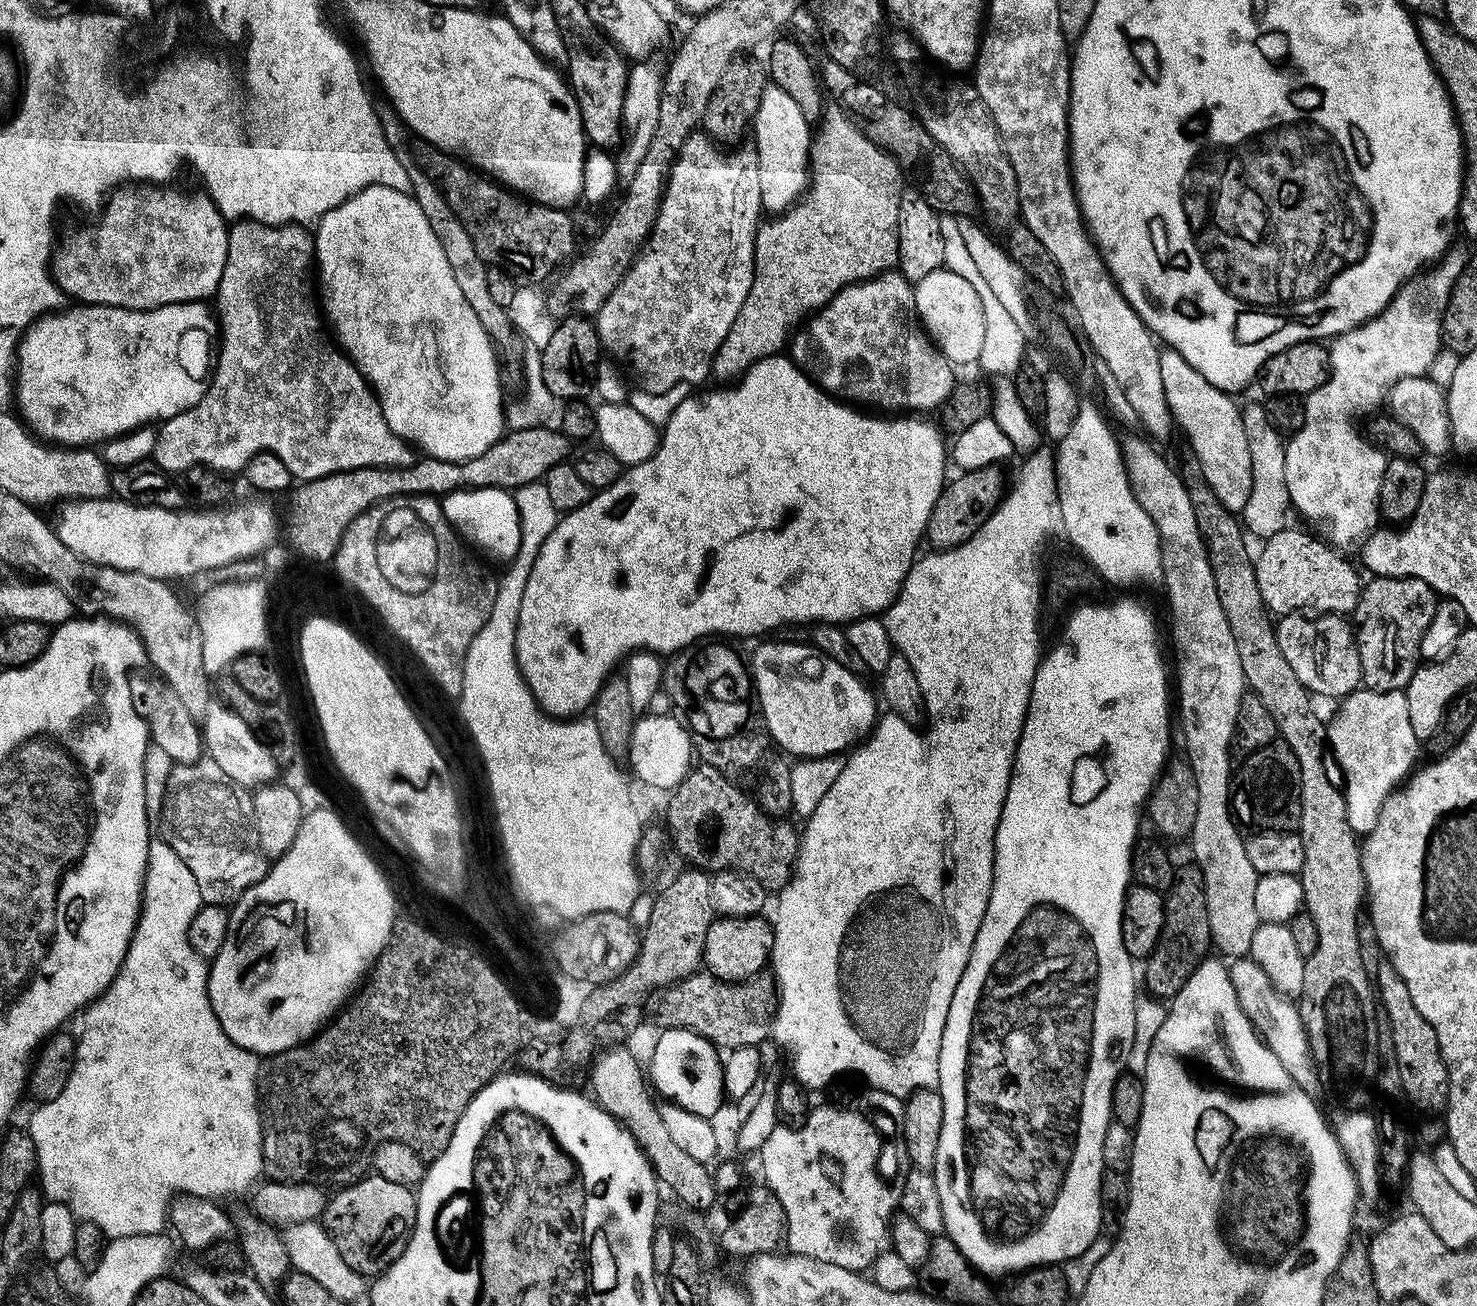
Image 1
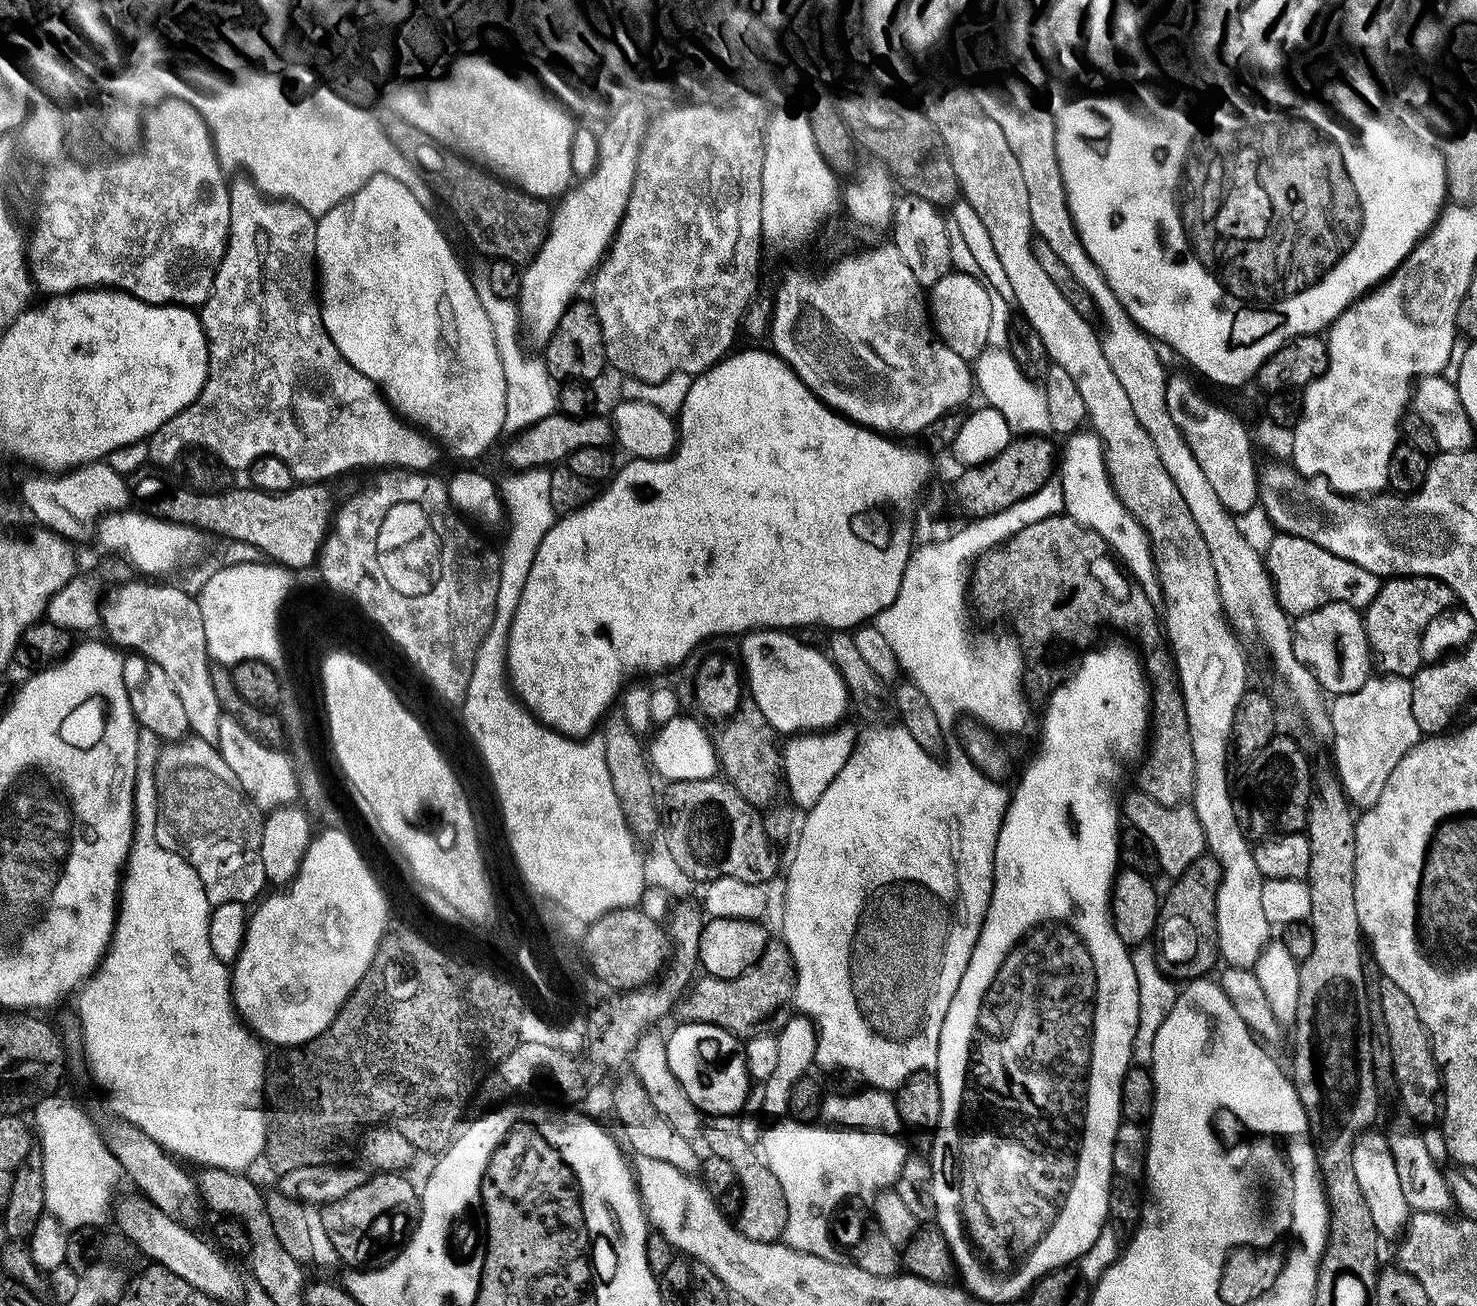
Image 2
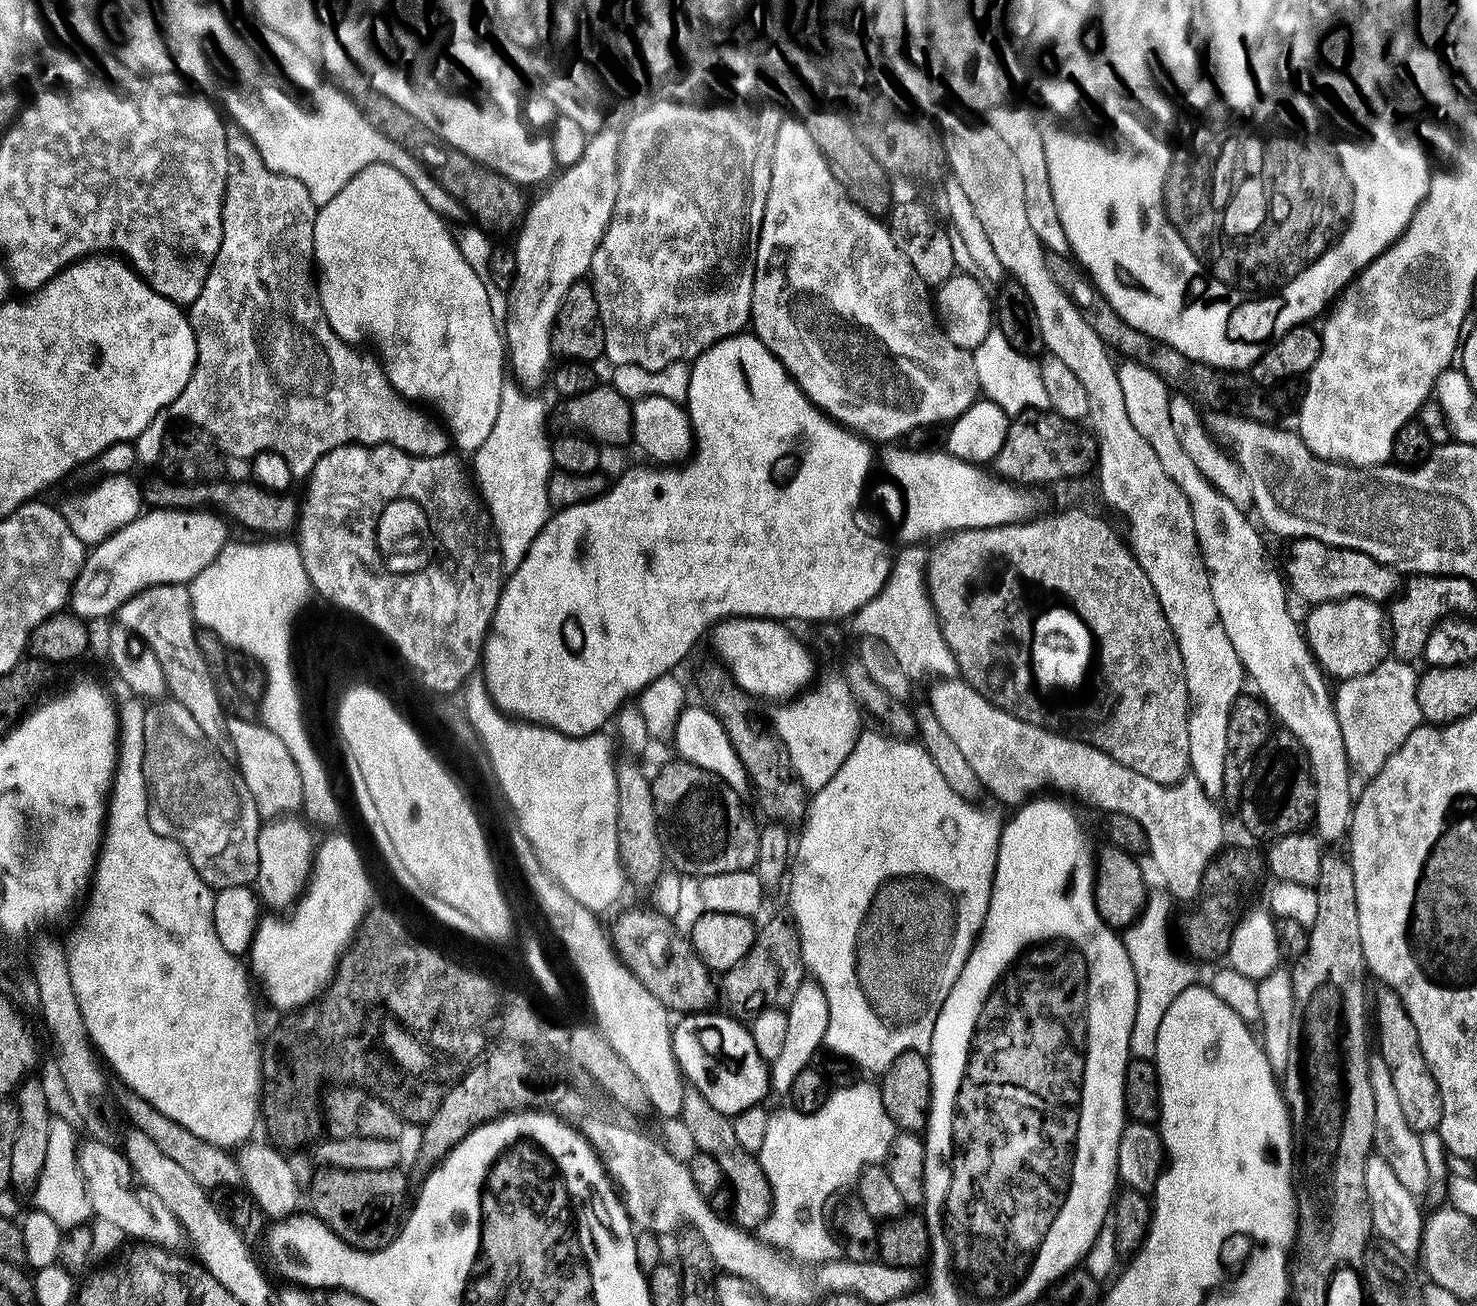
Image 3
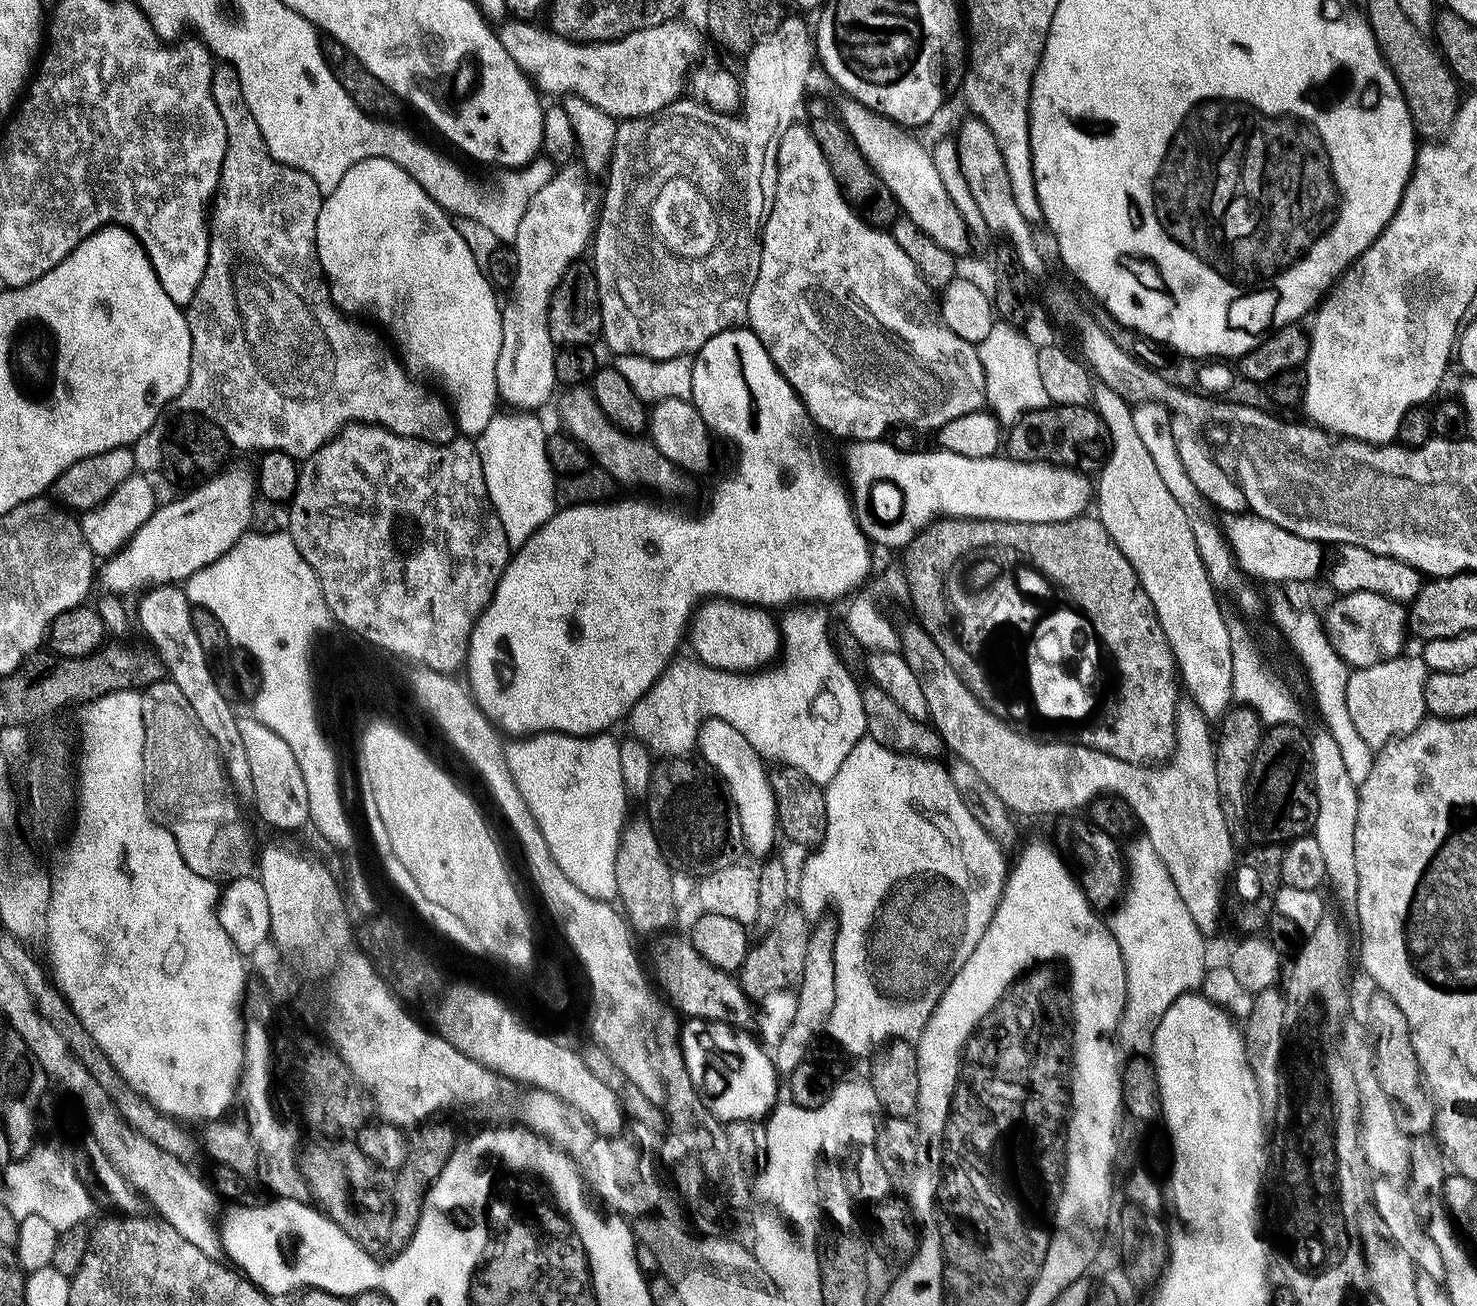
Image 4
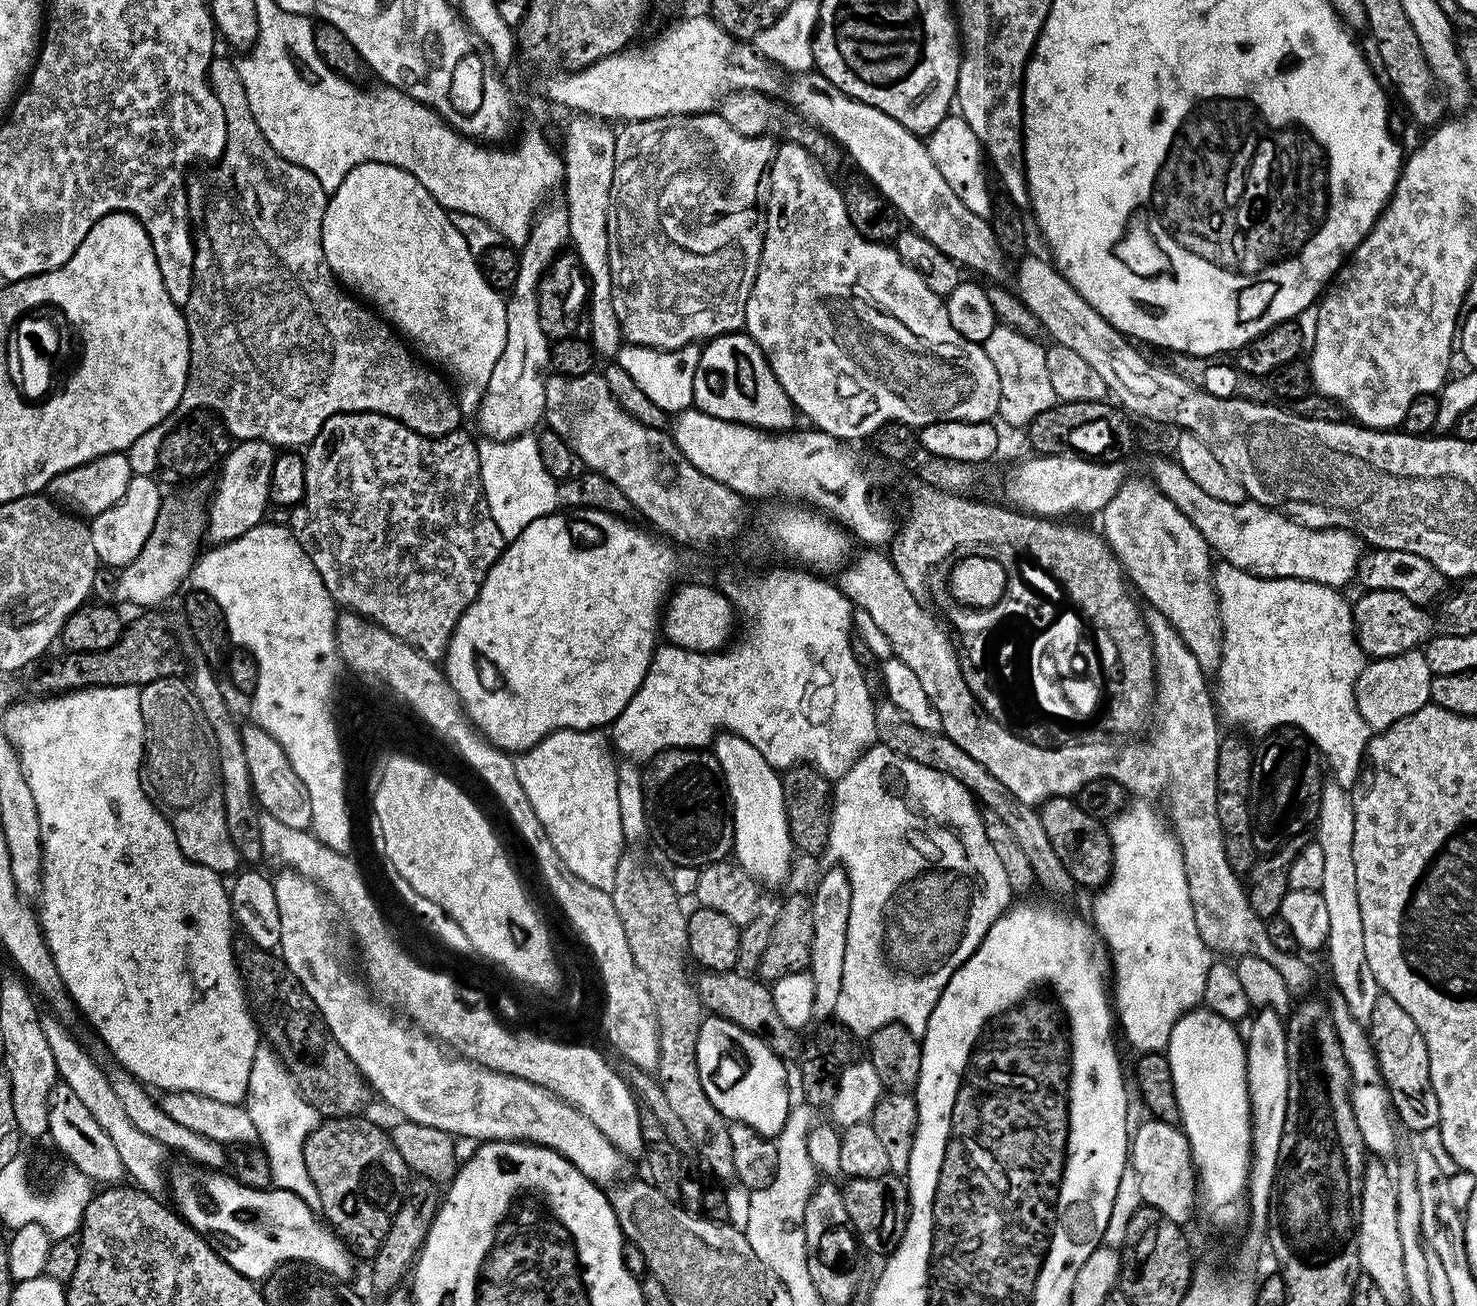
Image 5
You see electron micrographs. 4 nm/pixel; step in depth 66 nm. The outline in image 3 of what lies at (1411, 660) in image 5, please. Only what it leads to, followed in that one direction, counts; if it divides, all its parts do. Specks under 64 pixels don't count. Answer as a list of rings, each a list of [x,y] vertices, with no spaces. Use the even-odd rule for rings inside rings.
[[[1389,658],[1377,668],[1361,676],[1340,680],[1334,692],[1338,726],[1342,726],[1342,742],[1346,746],[1349,765],[1364,778],[1377,776],[1382,766],[1406,742],[1415,728],[1421,727],[1422,717],[1416,682],[1418,672],[1409,661]]]

